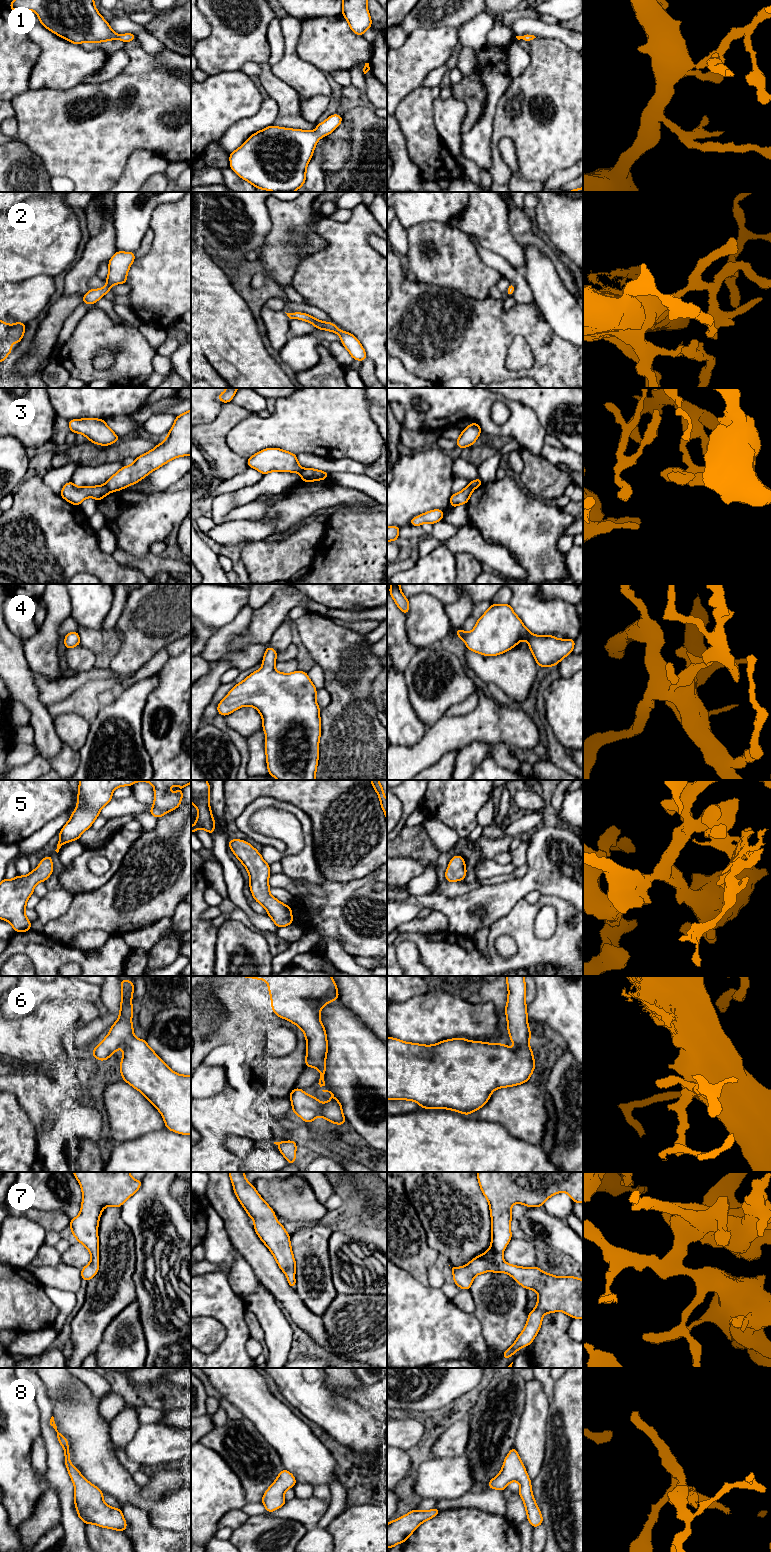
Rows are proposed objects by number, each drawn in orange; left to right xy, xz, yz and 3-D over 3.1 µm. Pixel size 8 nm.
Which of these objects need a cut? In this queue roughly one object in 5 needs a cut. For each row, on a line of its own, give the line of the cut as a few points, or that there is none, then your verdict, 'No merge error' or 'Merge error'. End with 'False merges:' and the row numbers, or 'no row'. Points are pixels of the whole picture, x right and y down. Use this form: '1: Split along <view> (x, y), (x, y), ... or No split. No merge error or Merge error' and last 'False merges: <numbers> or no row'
1: No split. No merge error
2: No split. No merge error
3: Split along xy (104, 485), (110, 491). Merge error
4: No split. No merge error
5: No split. No merge error
6: No split. No merge error
7: No split. No merge error
8: No split. No merge error
False merges: 3

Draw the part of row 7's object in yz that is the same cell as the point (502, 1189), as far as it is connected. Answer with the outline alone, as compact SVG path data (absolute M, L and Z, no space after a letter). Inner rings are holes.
M478 1172L477 1179L482 1193L489 1202L492 1221L491 1246L484 1253L473 1258L467 1265L459 1268L450 1266L454 1283L464 1290L470 1290L474 1277L488 1271L503 1272L514 1278L525 1289L538 1293L536 1308L528 1314L525 1328L514 1344L501 1358L508 1359L519 1349L529 1346L540 1330L545 1313L561 1311L570 1318L583 1319L583 1280L574 1276L556 1277L543 1272L538 1267L519 1267L503 1260L503 1252L512 1239L510 1223L511 1207L520 1203L527 1207L543 1207L545 1201L560 1192L566 1192L574 1203L583 1203L583 1172Z

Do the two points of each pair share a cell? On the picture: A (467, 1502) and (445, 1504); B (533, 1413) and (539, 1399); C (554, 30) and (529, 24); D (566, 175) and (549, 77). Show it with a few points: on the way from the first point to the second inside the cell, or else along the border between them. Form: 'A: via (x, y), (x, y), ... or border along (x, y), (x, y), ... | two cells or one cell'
A: via (462, 1502), (450, 1504) | one cell
B: via (535, 1410), (536, 1402) | one cell
C: via (548, 30), (535, 27) | one cell
D: border along (572, 165), (557, 169), (545, 181) | two cells

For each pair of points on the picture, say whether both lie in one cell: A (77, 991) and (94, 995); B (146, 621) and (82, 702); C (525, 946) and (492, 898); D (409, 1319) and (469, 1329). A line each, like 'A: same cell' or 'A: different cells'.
A: same cell
B: same cell
C: different cells
D: same cell

